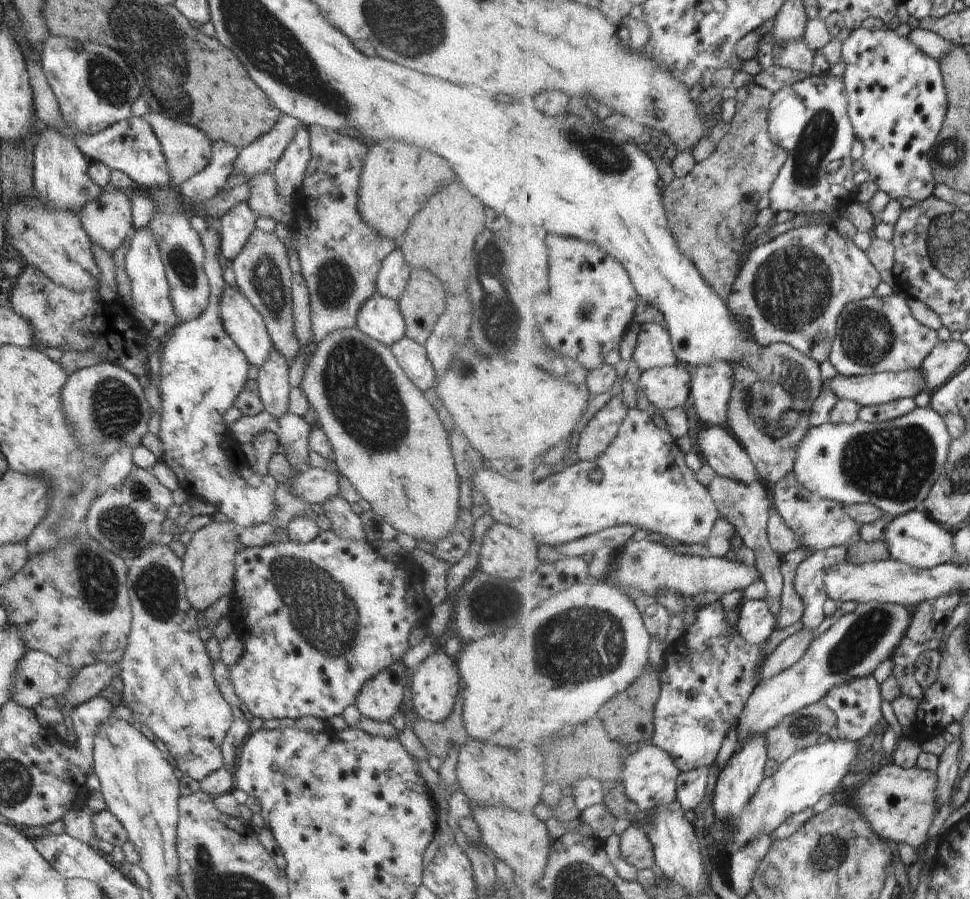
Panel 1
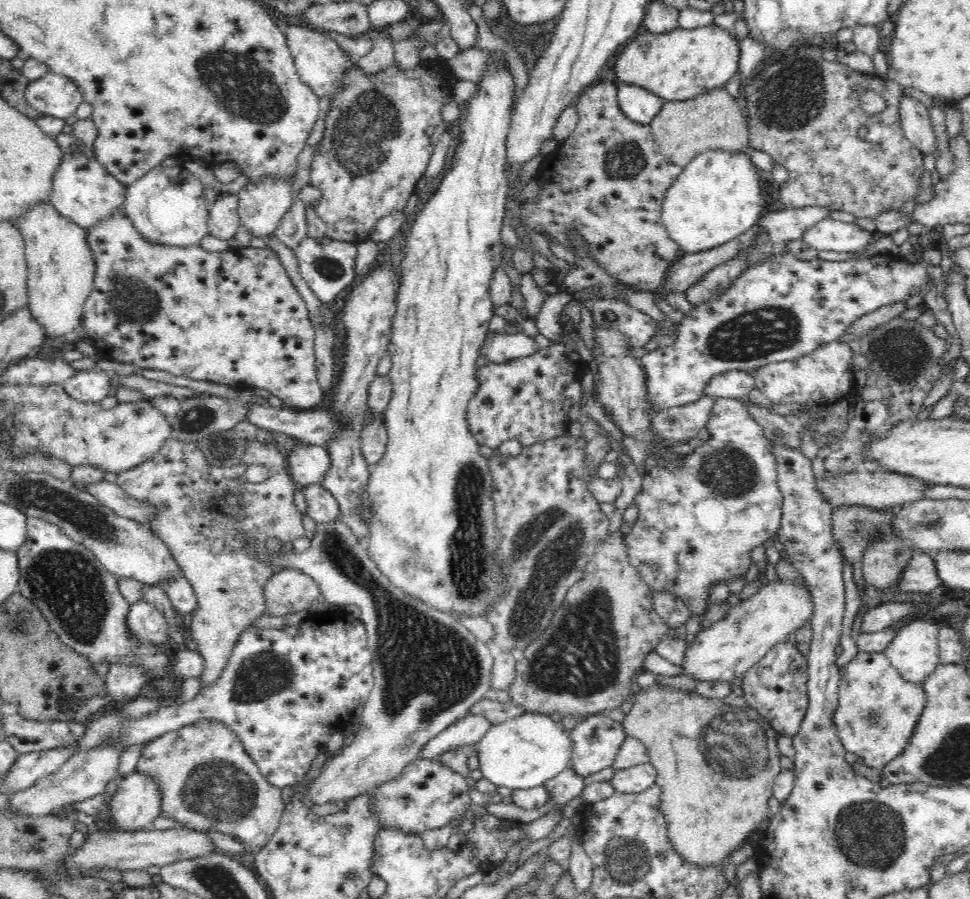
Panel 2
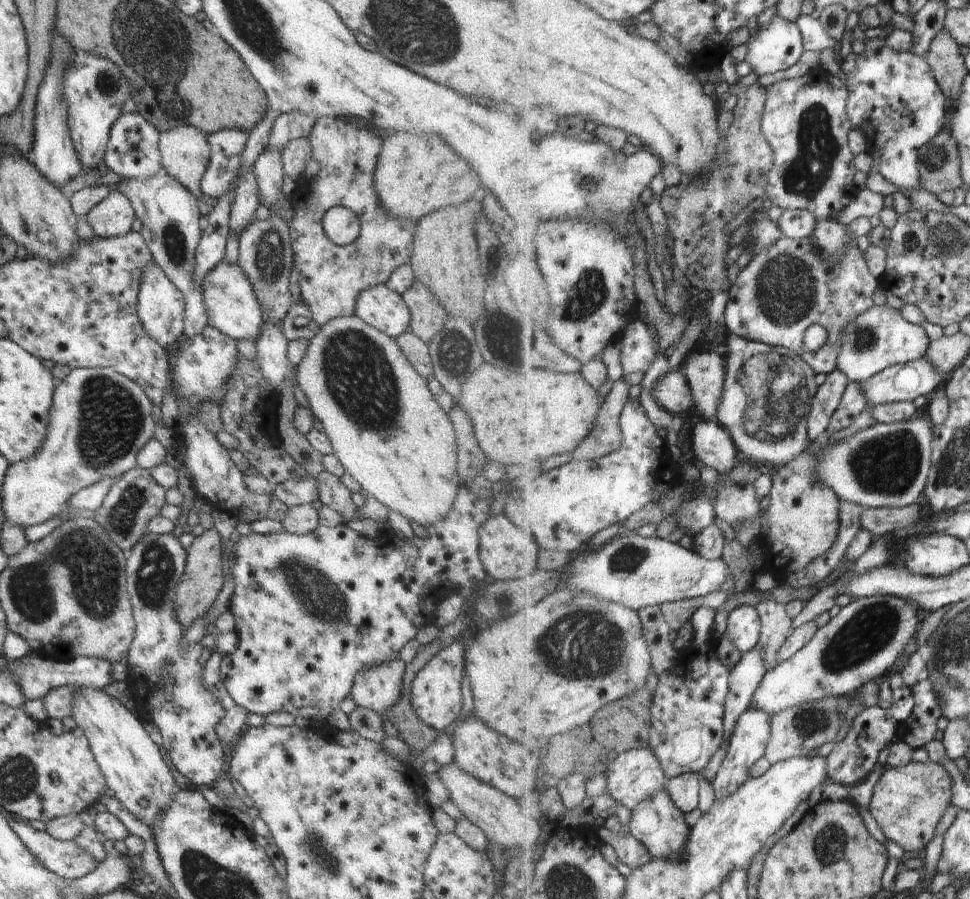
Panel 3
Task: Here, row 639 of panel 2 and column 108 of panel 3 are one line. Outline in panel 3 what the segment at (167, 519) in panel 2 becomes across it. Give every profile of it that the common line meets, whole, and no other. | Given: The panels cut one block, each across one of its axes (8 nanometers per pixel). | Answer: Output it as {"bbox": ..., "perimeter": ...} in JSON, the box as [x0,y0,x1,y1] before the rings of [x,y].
{"bbox":[83,187,137,239],"perimeter":[[[116,187],[83,217],[95,236],[104,239],[128,234],[137,218],[128,198]]]}

